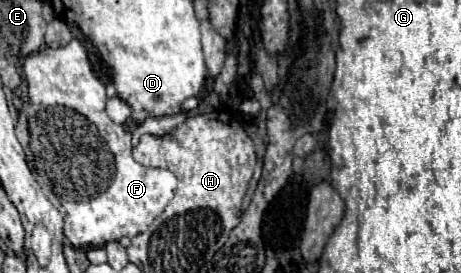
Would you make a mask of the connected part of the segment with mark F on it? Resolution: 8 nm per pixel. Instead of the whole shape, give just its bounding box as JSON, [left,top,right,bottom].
[16,40,177,248]

